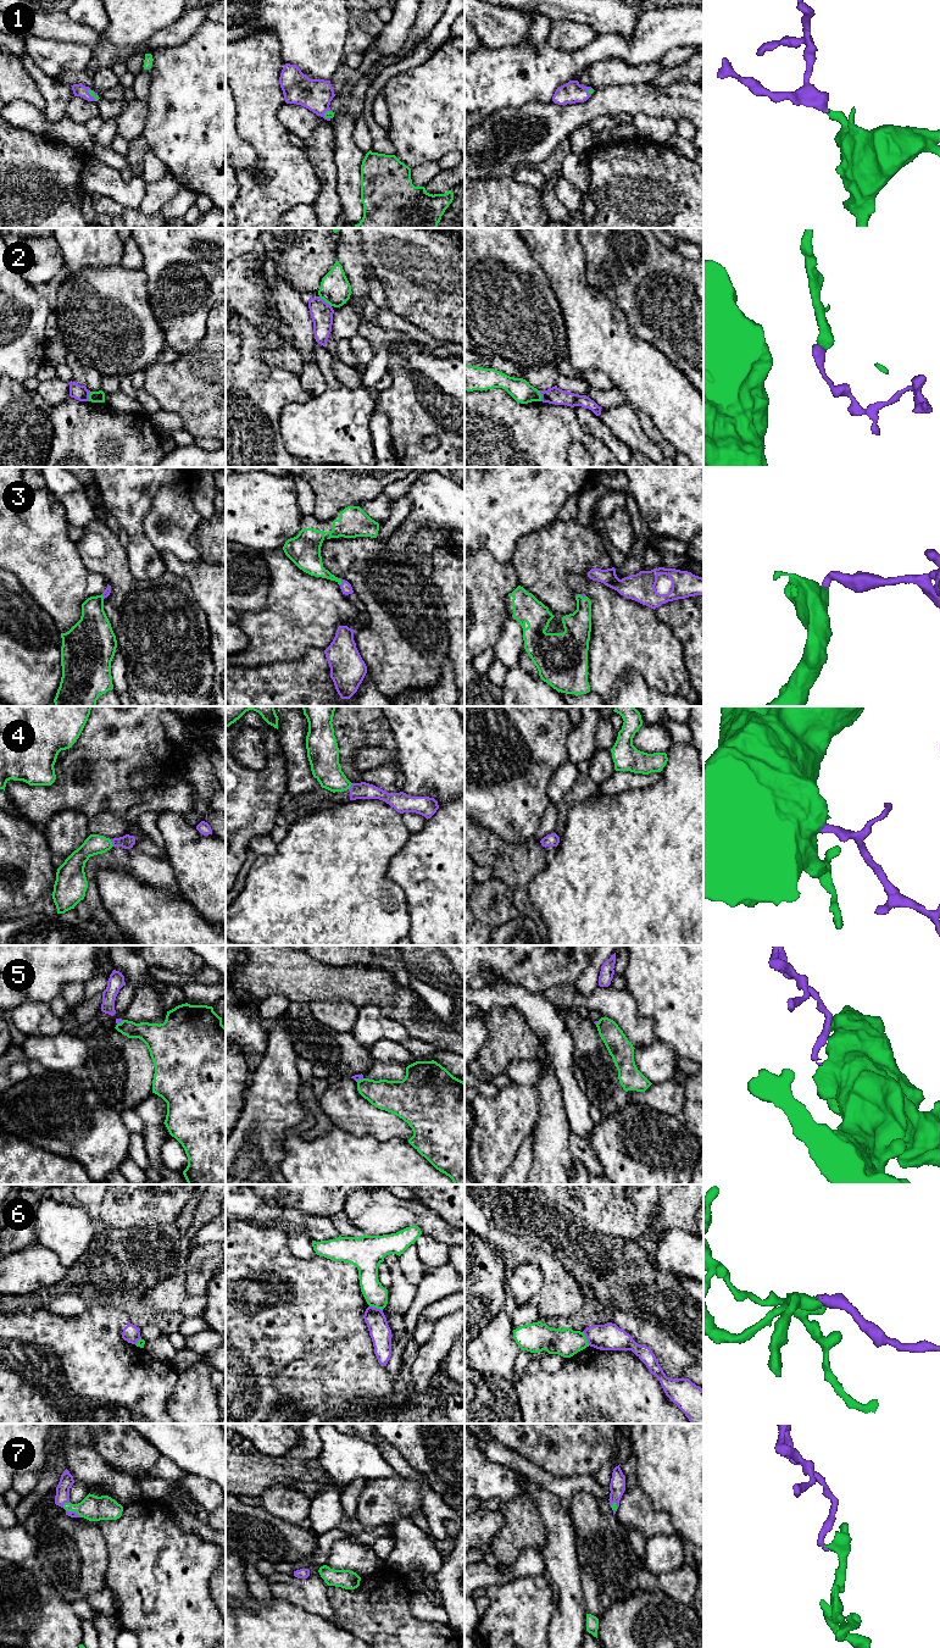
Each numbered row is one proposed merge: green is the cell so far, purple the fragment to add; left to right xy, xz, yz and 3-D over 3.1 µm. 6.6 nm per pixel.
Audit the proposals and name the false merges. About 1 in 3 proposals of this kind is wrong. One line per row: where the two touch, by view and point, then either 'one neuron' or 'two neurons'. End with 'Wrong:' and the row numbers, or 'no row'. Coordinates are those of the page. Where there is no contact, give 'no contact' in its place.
1: meets green in xy at (92, 95); one neuron
2: meets green in xz at (324, 300); two neurons
3: meets green in xz at (340, 582); one neuron
4: meets green in xy at (111, 843); one neuron
5: meets green in xz at (360, 1080); two neurons
6: meets green in yz at (585, 1338); two neurons
7: meets green in xy at (71, 1510); one neuron
Wrong: 2, 5, 6

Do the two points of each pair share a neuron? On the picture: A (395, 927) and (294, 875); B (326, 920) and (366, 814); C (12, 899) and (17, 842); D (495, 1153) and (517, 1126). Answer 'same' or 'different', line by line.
A: same
B: same
C: same
D: same

